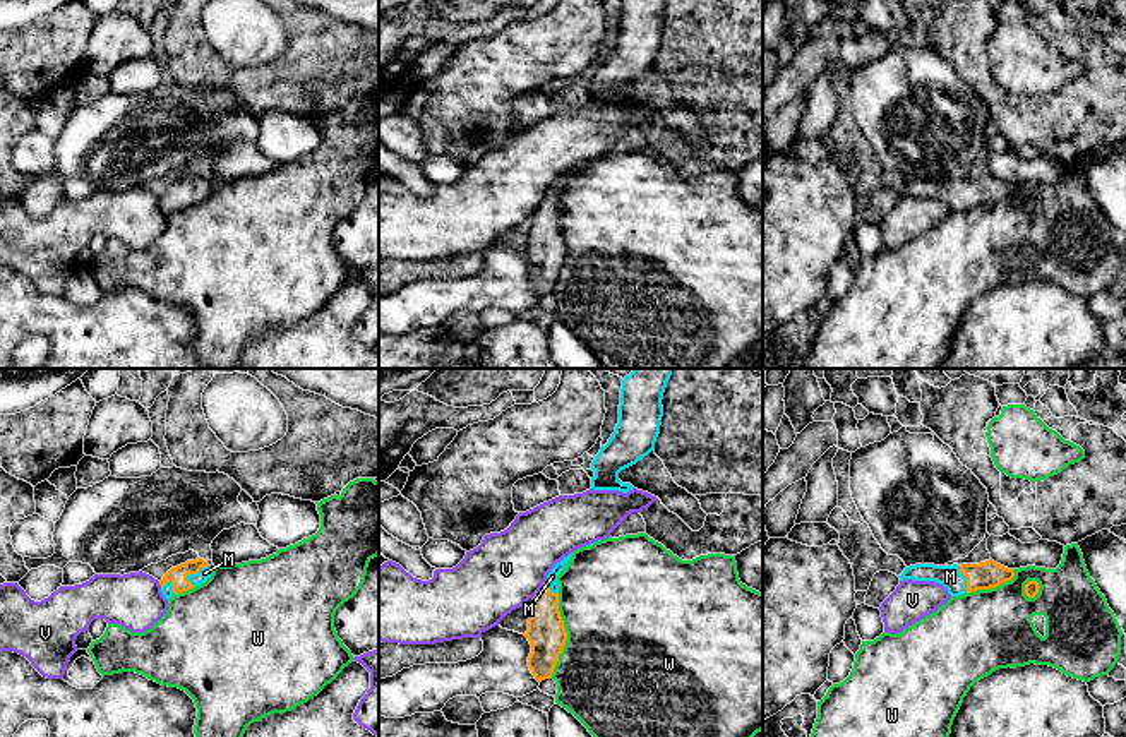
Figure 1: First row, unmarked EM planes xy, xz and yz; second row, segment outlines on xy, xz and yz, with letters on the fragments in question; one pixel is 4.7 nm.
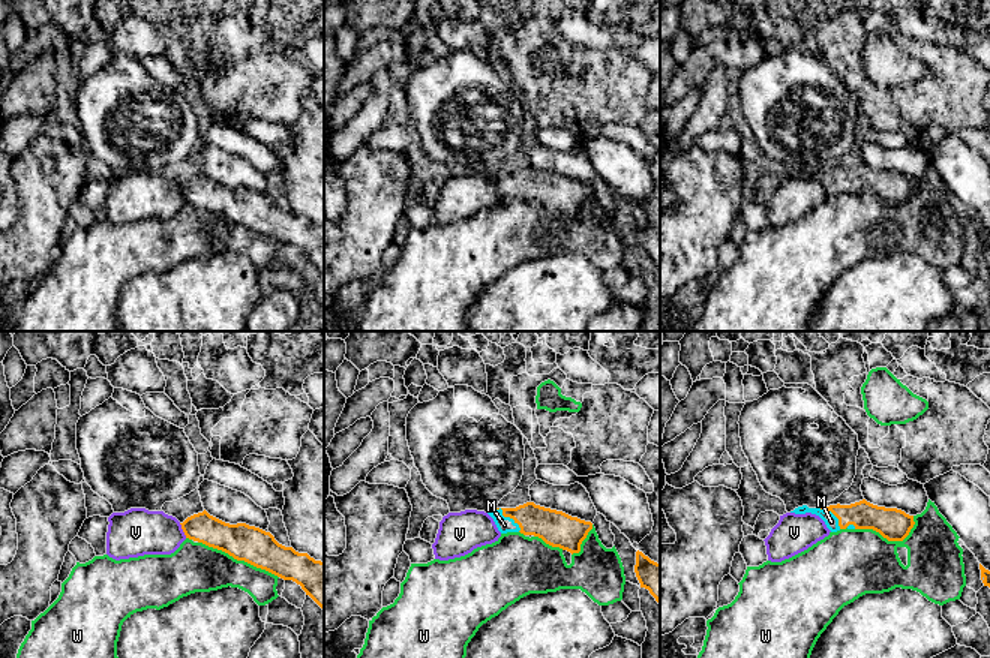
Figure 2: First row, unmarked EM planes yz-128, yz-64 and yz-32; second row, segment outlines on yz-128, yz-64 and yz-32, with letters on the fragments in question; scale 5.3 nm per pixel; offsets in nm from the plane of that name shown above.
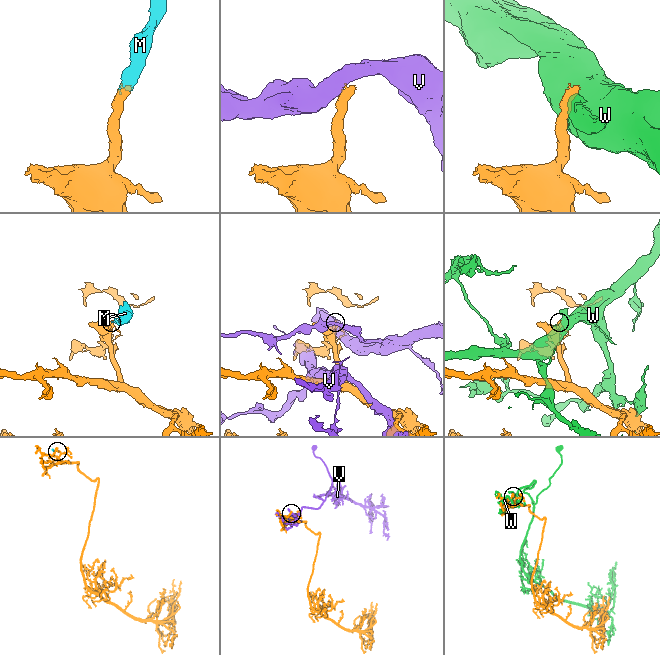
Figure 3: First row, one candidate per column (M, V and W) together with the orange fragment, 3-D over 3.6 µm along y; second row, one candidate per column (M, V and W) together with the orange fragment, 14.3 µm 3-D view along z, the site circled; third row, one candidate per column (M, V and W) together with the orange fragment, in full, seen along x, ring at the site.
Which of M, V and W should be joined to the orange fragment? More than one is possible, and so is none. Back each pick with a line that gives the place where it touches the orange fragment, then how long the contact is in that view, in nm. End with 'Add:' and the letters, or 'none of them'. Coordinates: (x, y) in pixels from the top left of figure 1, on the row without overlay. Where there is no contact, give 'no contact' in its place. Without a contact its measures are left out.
M: xy (197, 187) | 130 nm
Add: M

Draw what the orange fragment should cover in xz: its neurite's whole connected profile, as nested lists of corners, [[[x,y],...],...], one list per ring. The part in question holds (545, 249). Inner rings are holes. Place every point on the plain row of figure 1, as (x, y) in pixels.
[[[572,170],[552,183],[542,206],[533,213],[524,252],[531,261],[528,283],[538,298],[552,293],[567,257],[564,237],[559,228],[557,192],[566,185],[571,173]]]

